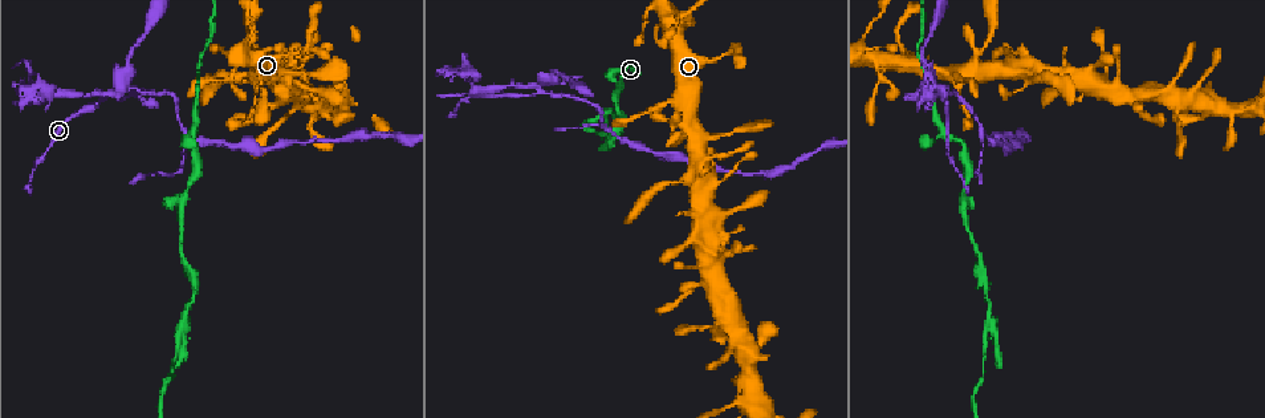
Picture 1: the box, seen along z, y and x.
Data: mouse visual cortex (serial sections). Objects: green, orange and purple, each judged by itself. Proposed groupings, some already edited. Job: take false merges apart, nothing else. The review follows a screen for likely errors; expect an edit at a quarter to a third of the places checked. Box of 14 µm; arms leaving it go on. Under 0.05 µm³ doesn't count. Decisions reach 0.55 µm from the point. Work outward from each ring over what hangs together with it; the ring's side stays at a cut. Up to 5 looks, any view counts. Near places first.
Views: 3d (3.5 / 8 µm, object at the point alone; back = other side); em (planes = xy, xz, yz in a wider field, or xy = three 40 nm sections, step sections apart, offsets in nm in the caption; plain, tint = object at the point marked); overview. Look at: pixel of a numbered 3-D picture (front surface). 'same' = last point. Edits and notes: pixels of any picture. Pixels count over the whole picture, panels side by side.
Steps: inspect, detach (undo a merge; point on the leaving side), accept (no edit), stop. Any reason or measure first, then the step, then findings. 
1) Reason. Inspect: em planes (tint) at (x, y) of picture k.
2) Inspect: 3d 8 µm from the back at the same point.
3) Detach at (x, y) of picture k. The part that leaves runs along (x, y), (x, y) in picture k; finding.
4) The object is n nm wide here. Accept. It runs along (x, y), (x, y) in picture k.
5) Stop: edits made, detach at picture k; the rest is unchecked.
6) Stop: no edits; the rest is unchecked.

A fork. Inspect: 3d 3.5 µm at (616, 93) of picture 1.

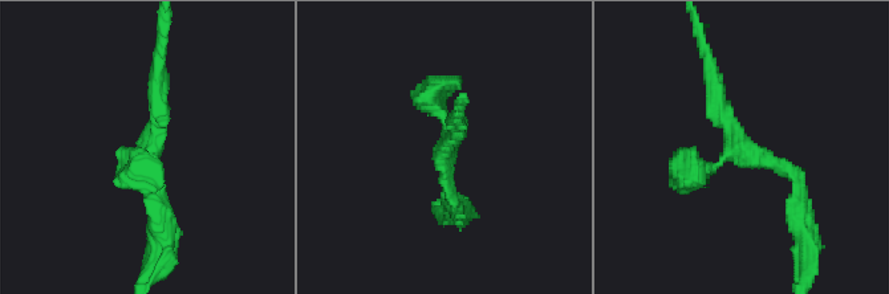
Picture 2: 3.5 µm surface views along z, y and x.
Inspect: em xy step 2 (tint) at (446, 143) of picture 2.

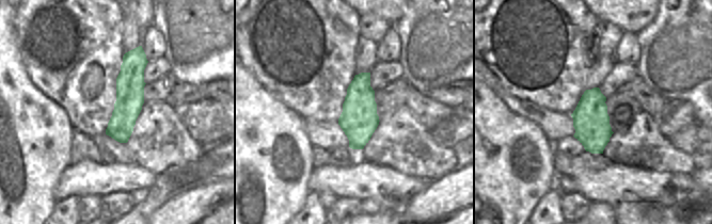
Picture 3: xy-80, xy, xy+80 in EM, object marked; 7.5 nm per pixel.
3 arms meet here; the arms are 150, 200, 250 nm wide. Accept. It runs along (707, 61), (731, 134), (800, 191) in picture 2; continuous, no second cell.

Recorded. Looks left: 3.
Looks like a crossing. Inspect: 3d 3.5 µm at (536, 94) of picture 1.

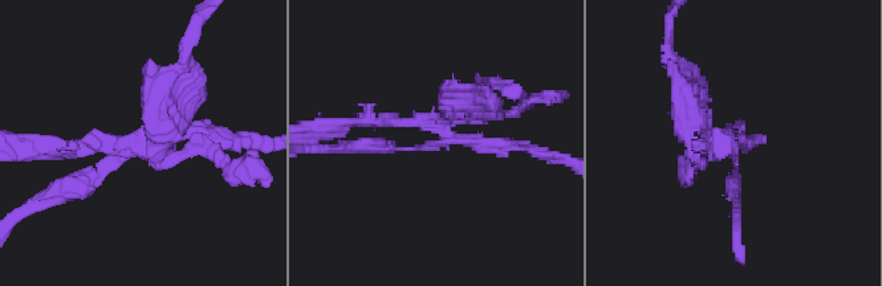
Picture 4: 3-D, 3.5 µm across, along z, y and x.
Shape alone is not enough. Inspect: em xy step 3 (tint) at (732, 139) of picture 4.

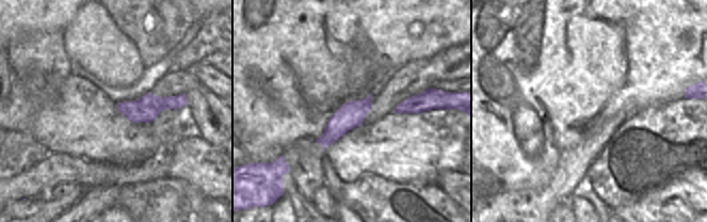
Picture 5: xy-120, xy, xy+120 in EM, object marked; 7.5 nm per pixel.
Detach at (500, 144) of picture 4. The part that leaves runs along (454, 139), (515, 142), (564, 159) in picture 4; a second cell is stuck on.

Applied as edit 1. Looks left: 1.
Stop: edits made, detach at picture 4; the rest is unchecked.

